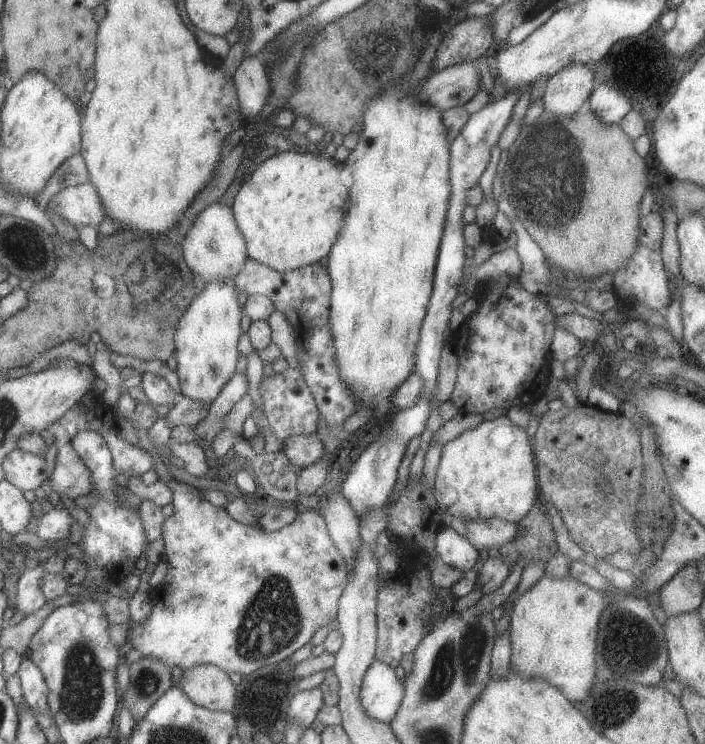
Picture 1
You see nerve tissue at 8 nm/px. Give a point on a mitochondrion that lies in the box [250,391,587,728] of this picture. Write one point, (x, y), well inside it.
(455, 667)

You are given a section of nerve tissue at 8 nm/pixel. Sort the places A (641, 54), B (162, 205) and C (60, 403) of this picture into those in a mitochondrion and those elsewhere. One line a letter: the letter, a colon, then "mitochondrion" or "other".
A: other
B: other
C: other

